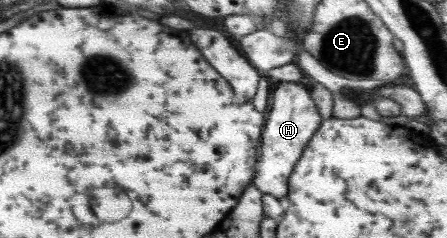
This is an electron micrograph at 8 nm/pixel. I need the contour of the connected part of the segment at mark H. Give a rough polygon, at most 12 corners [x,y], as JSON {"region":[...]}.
{"region":[[278,84],[252,184],[282,198],[322,118],[304,85]]}

